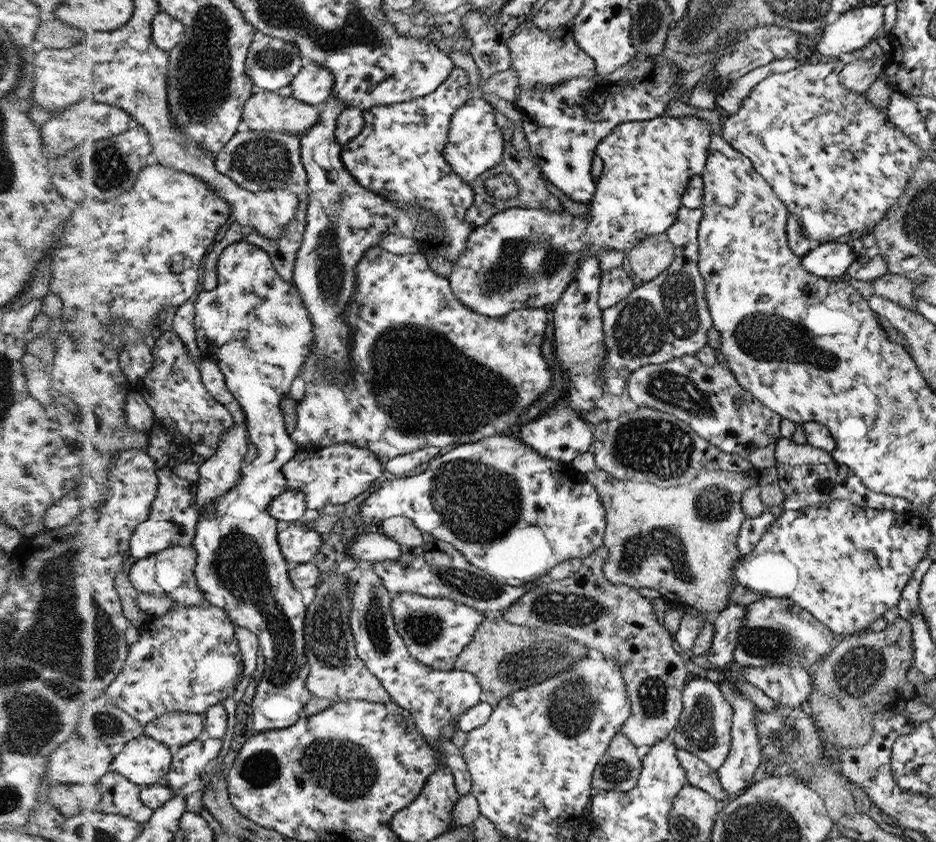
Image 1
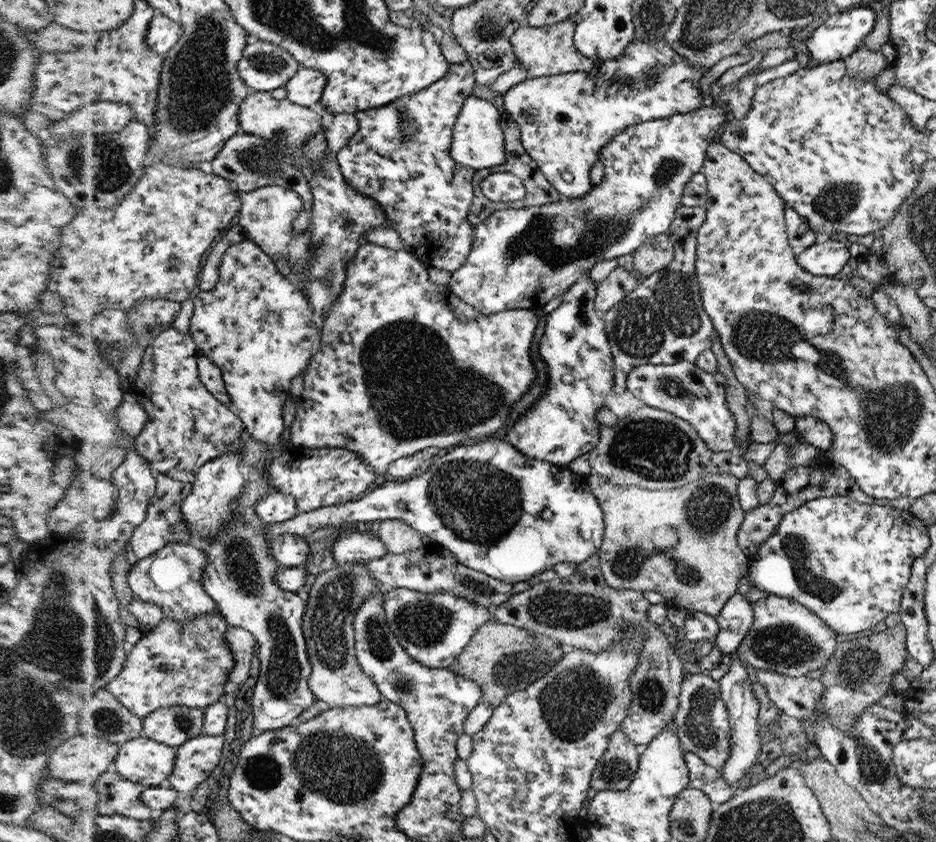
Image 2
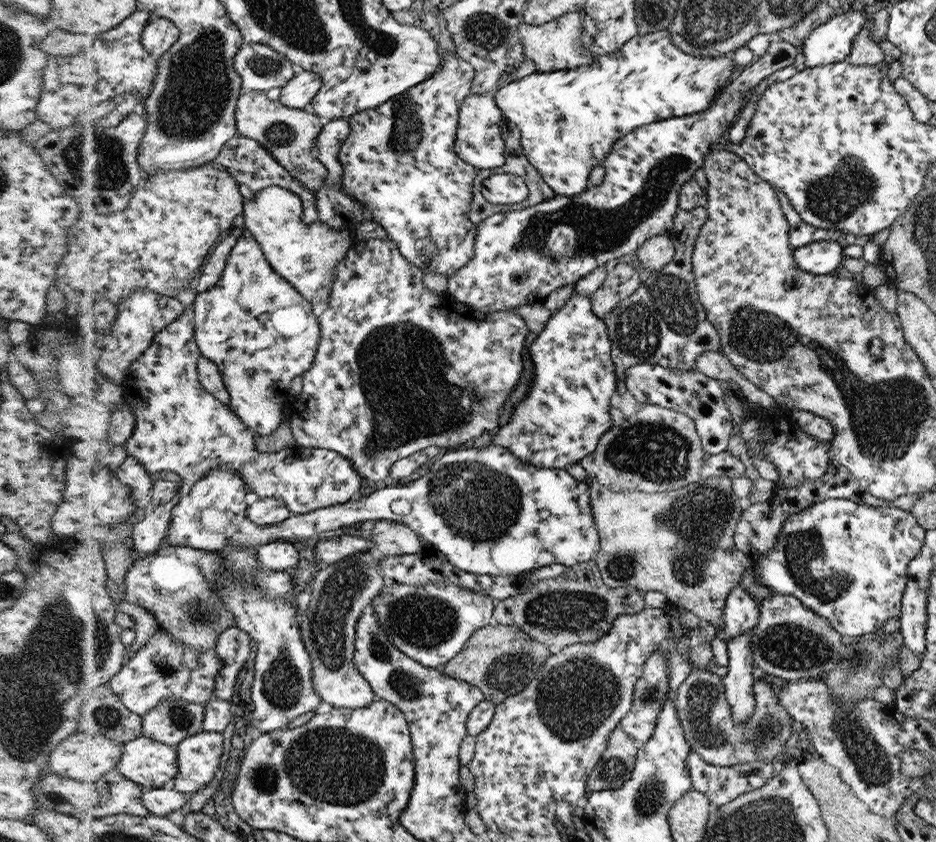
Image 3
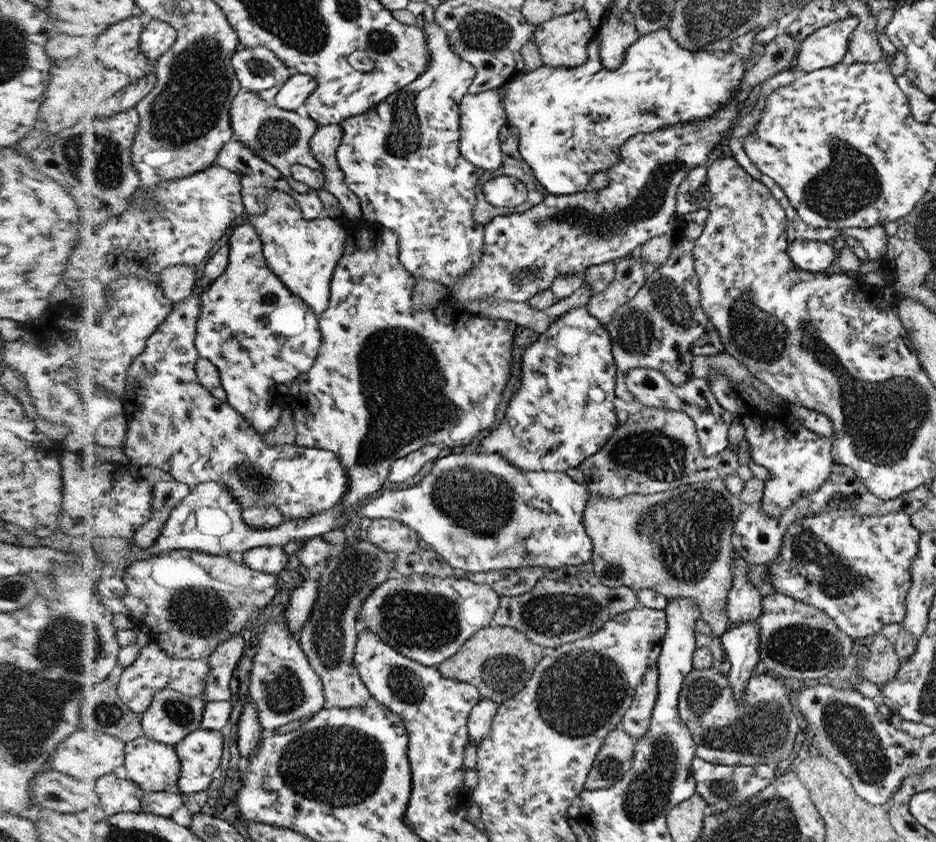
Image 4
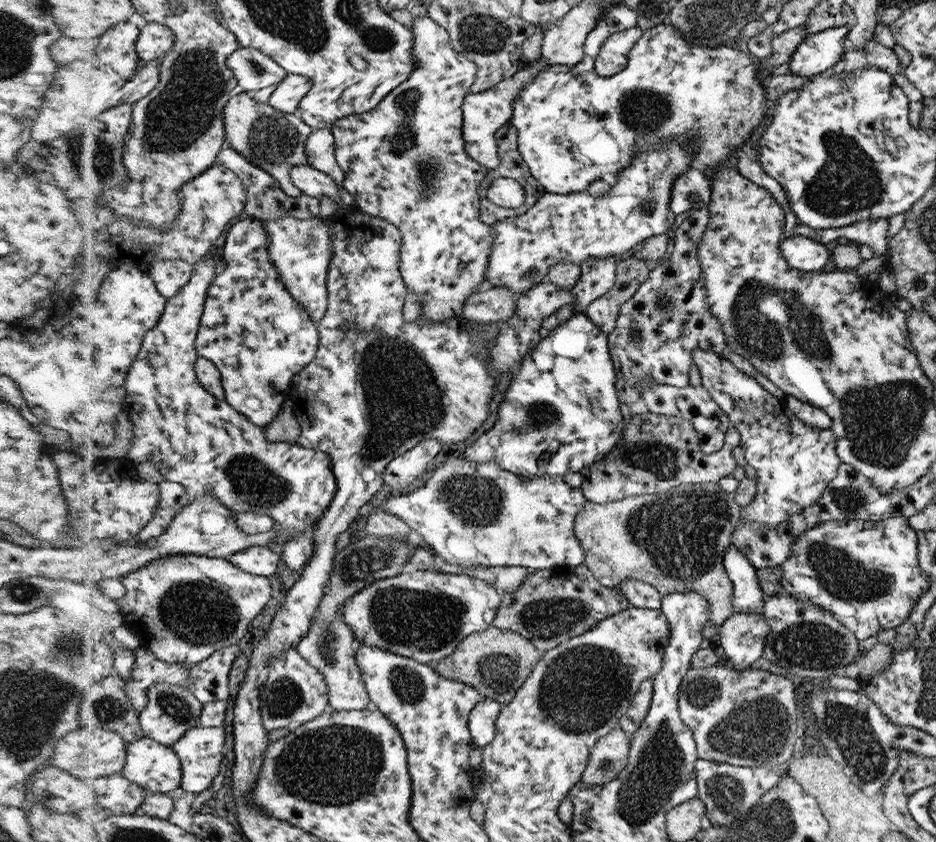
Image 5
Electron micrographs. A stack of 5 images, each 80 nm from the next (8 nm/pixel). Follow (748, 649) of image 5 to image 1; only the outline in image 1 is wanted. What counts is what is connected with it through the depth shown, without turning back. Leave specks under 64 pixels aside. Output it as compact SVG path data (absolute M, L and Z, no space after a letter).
M724 679L719 688L722 690L723 696L726 697L734 709L734 730L731 736L734 742L731 746L731 754L727 756L726 762L722 767L718 768L719 780L725 791L727 792L727 800L739 796L739 794L748 786L754 776L754 772L758 770L760 762L764 759L762 746L760 746L759 732L755 724L756 714L758 711L757 706L747 698L744 698L734 687L732 680Z

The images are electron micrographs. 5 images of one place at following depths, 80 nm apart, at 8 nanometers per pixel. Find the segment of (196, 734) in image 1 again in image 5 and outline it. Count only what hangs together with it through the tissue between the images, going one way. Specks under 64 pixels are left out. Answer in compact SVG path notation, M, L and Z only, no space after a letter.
M158 682L149 690L148 706L142 710L141 723L147 738L174 747L192 728L200 727L205 704L190 690L168 682Z

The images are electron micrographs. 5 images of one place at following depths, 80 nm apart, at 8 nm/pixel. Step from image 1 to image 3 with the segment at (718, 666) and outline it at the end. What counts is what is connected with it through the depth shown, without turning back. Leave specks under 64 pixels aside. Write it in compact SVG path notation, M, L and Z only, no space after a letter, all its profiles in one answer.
M741 583L730 592L723 610L724 631L721 634L726 644L757 626L760 615L758 602Z

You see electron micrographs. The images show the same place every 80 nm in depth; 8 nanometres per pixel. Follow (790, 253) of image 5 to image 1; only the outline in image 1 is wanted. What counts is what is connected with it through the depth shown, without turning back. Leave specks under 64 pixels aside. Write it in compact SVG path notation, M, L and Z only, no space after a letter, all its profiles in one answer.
M837 241L817 244L801 259L803 268L818 277L837 280L848 271L858 255L853 247Z

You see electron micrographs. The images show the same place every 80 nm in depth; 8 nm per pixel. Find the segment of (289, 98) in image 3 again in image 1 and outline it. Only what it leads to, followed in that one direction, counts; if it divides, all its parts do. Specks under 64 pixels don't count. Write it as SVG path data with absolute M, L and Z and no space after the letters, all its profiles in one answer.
M306 62L303 71L291 84L292 96L308 104L318 105L332 98L335 87L334 73L321 64Z

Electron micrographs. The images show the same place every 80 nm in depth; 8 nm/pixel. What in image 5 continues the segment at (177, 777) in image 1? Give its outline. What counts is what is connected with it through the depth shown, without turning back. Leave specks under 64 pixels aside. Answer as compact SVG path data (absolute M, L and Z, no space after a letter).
M196 727L188 731L174 747L183 760L183 787L200 793L214 786L224 766L225 727Z

